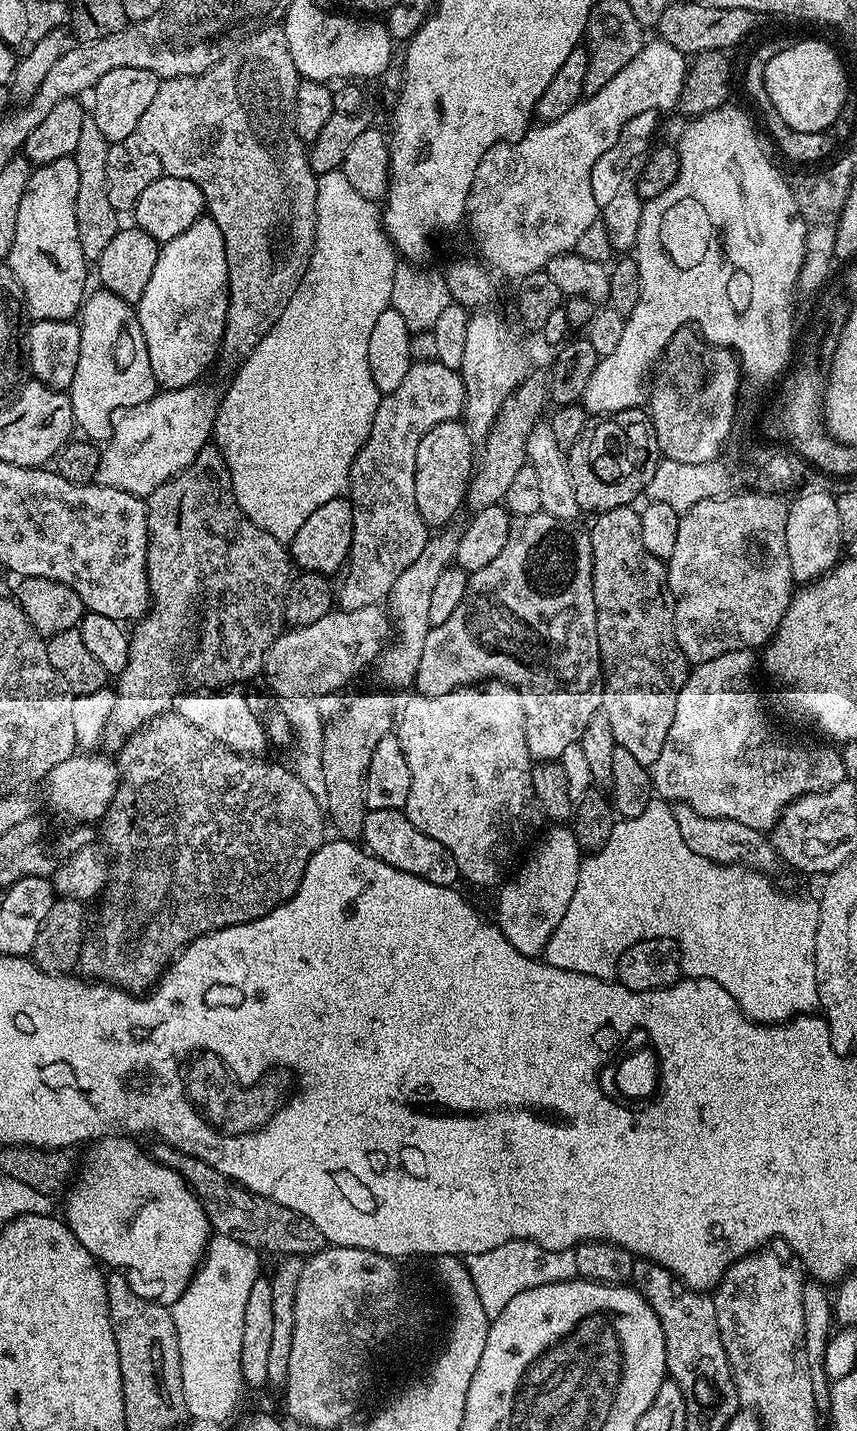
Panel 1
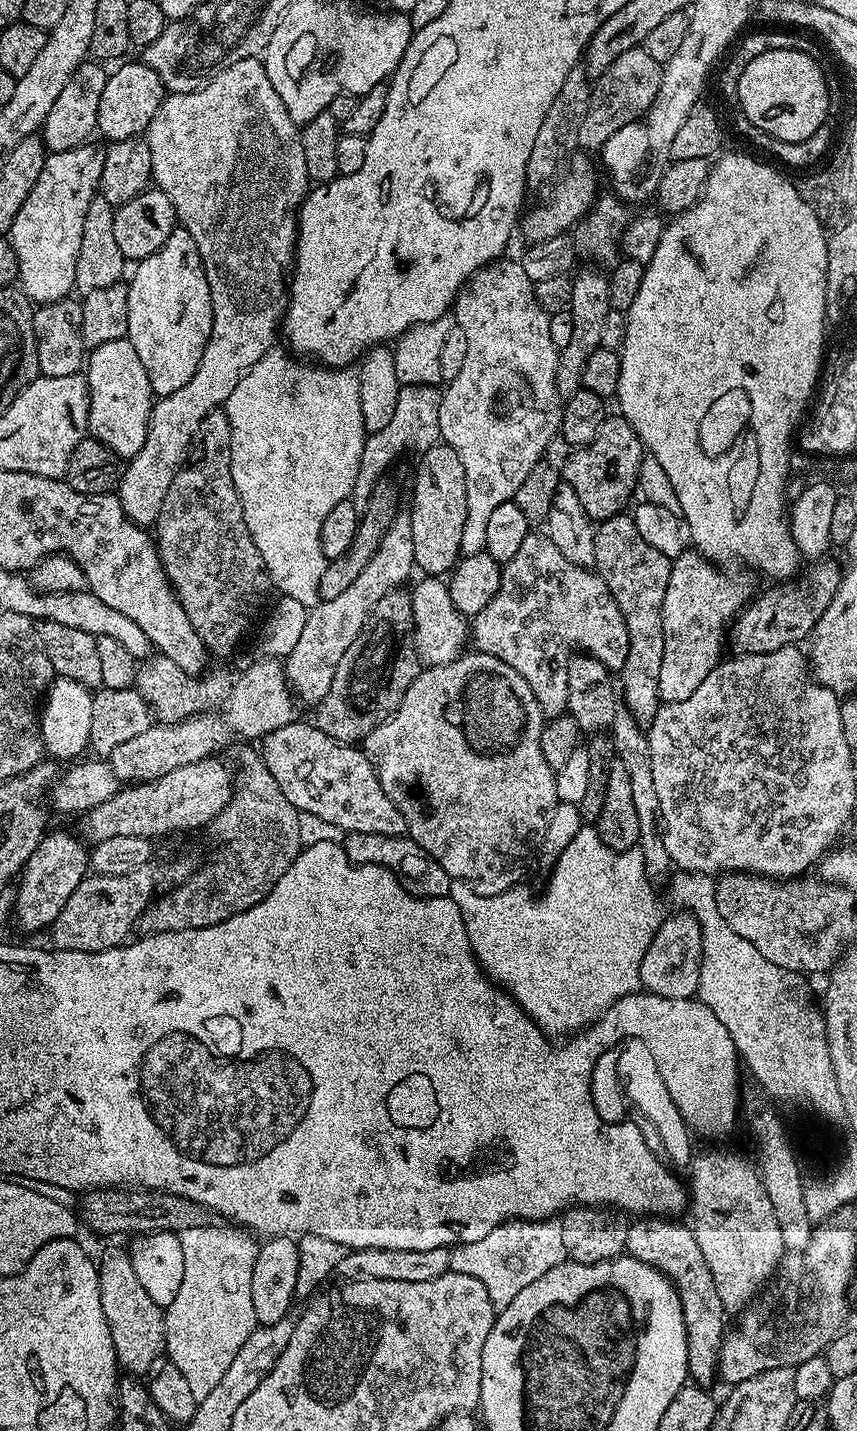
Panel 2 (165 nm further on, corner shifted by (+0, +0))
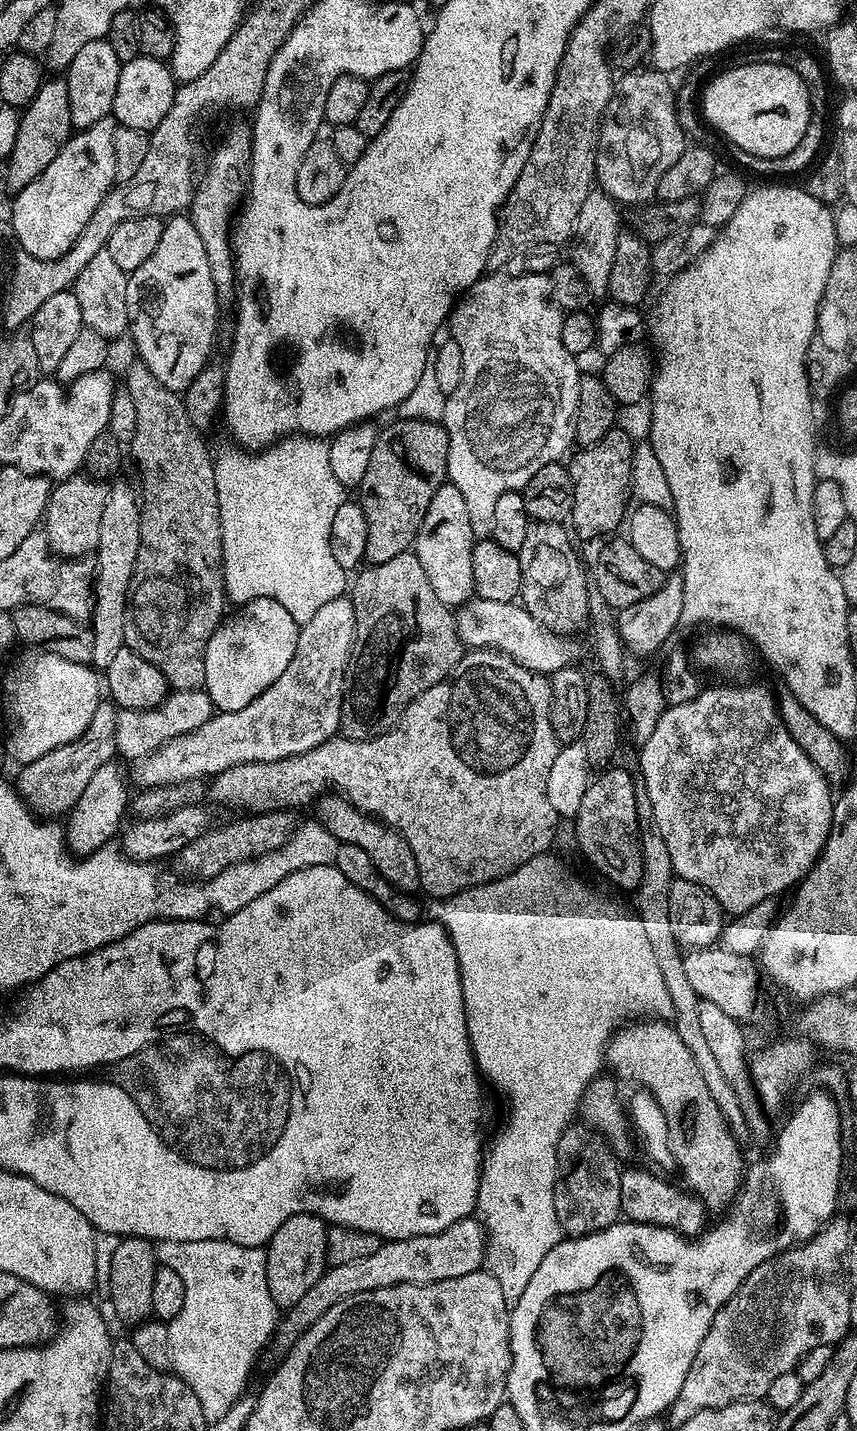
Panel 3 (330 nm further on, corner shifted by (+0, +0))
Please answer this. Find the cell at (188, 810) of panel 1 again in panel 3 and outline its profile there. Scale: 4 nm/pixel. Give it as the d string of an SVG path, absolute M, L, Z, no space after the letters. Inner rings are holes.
M133 362L124 376L123 387L126 389L130 402L134 402L134 410L138 414L138 426L134 438L130 441L132 460L136 463L136 472L140 475L138 483L138 499L140 502L140 529L138 530L138 558L134 562L134 570L128 587L128 610L124 618L124 642L127 647L134 649L139 656L146 658L169 682L173 689L190 690L203 685L206 678L206 642L210 642L210 634L214 634L216 627L226 615L226 593L224 591L224 559L222 558L222 526L220 525L220 511L218 510L218 490L214 486L214 456L208 453L204 440L199 431L193 428L190 418L186 414L183 395L172 392L145 364Z

